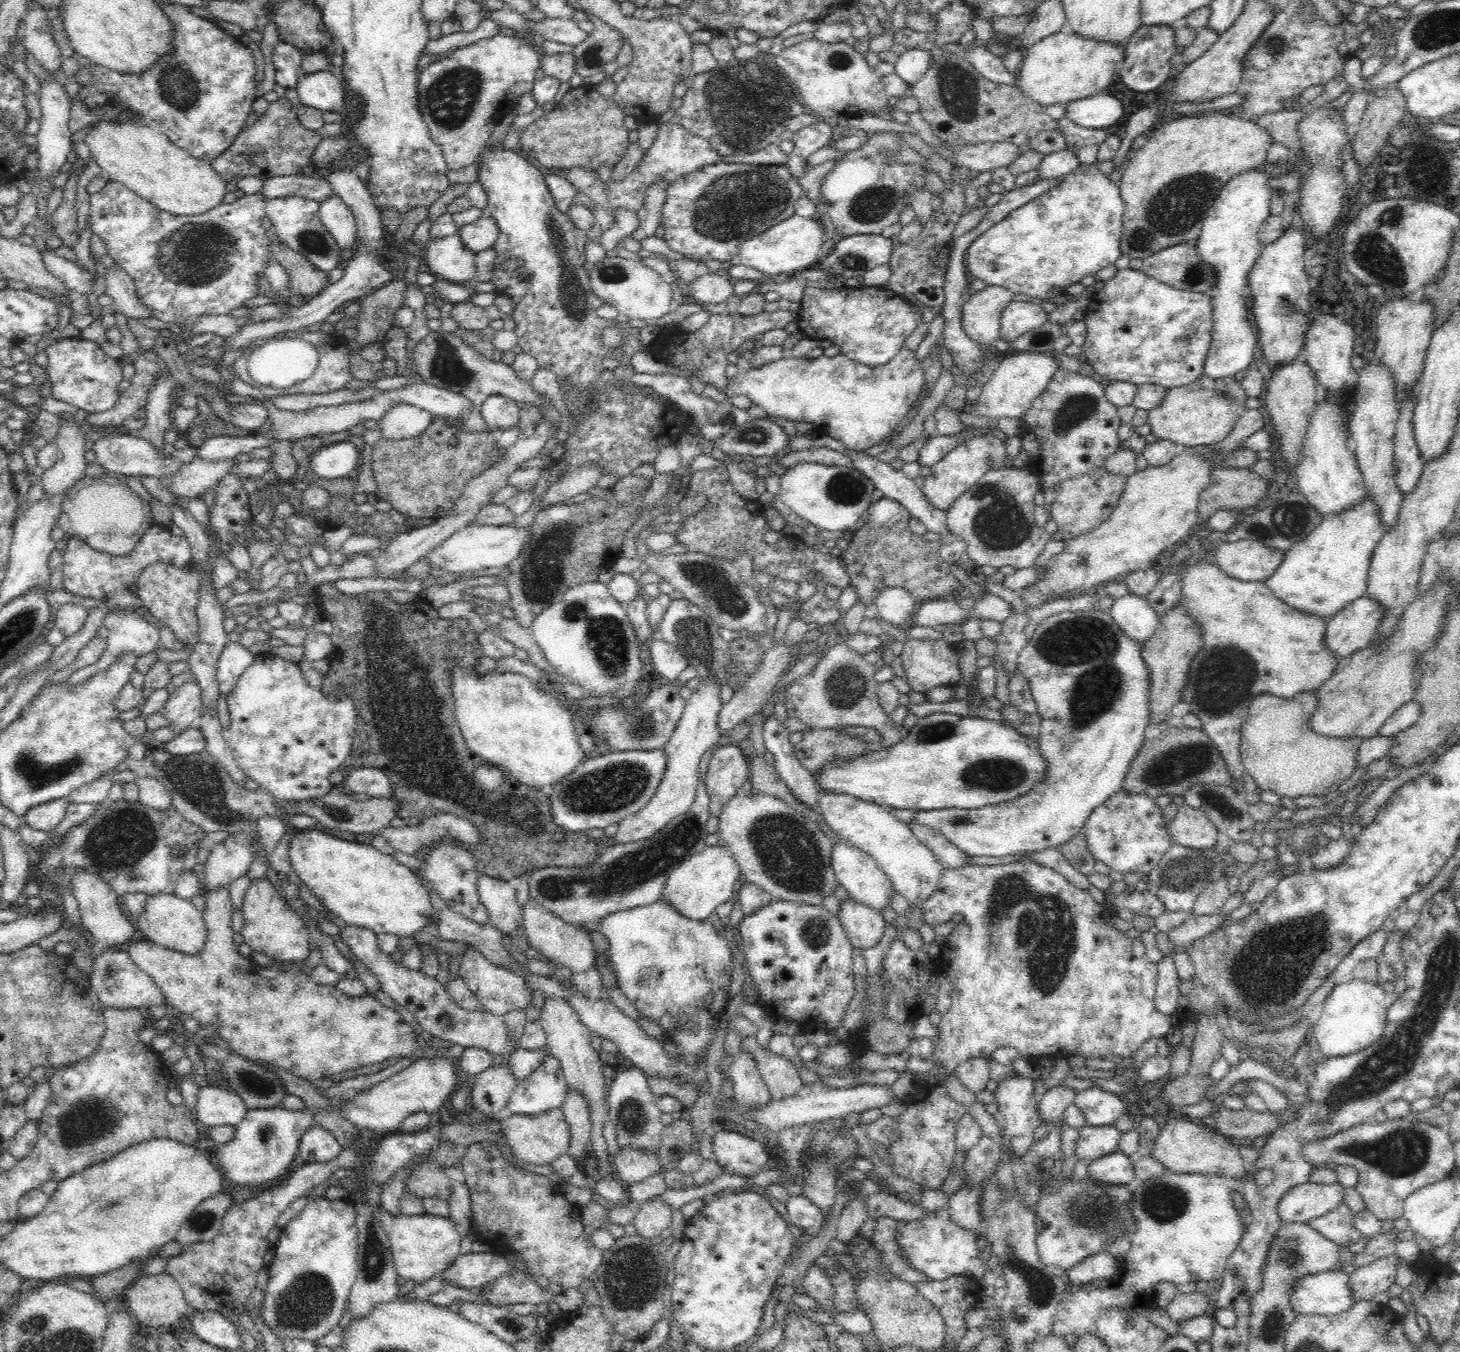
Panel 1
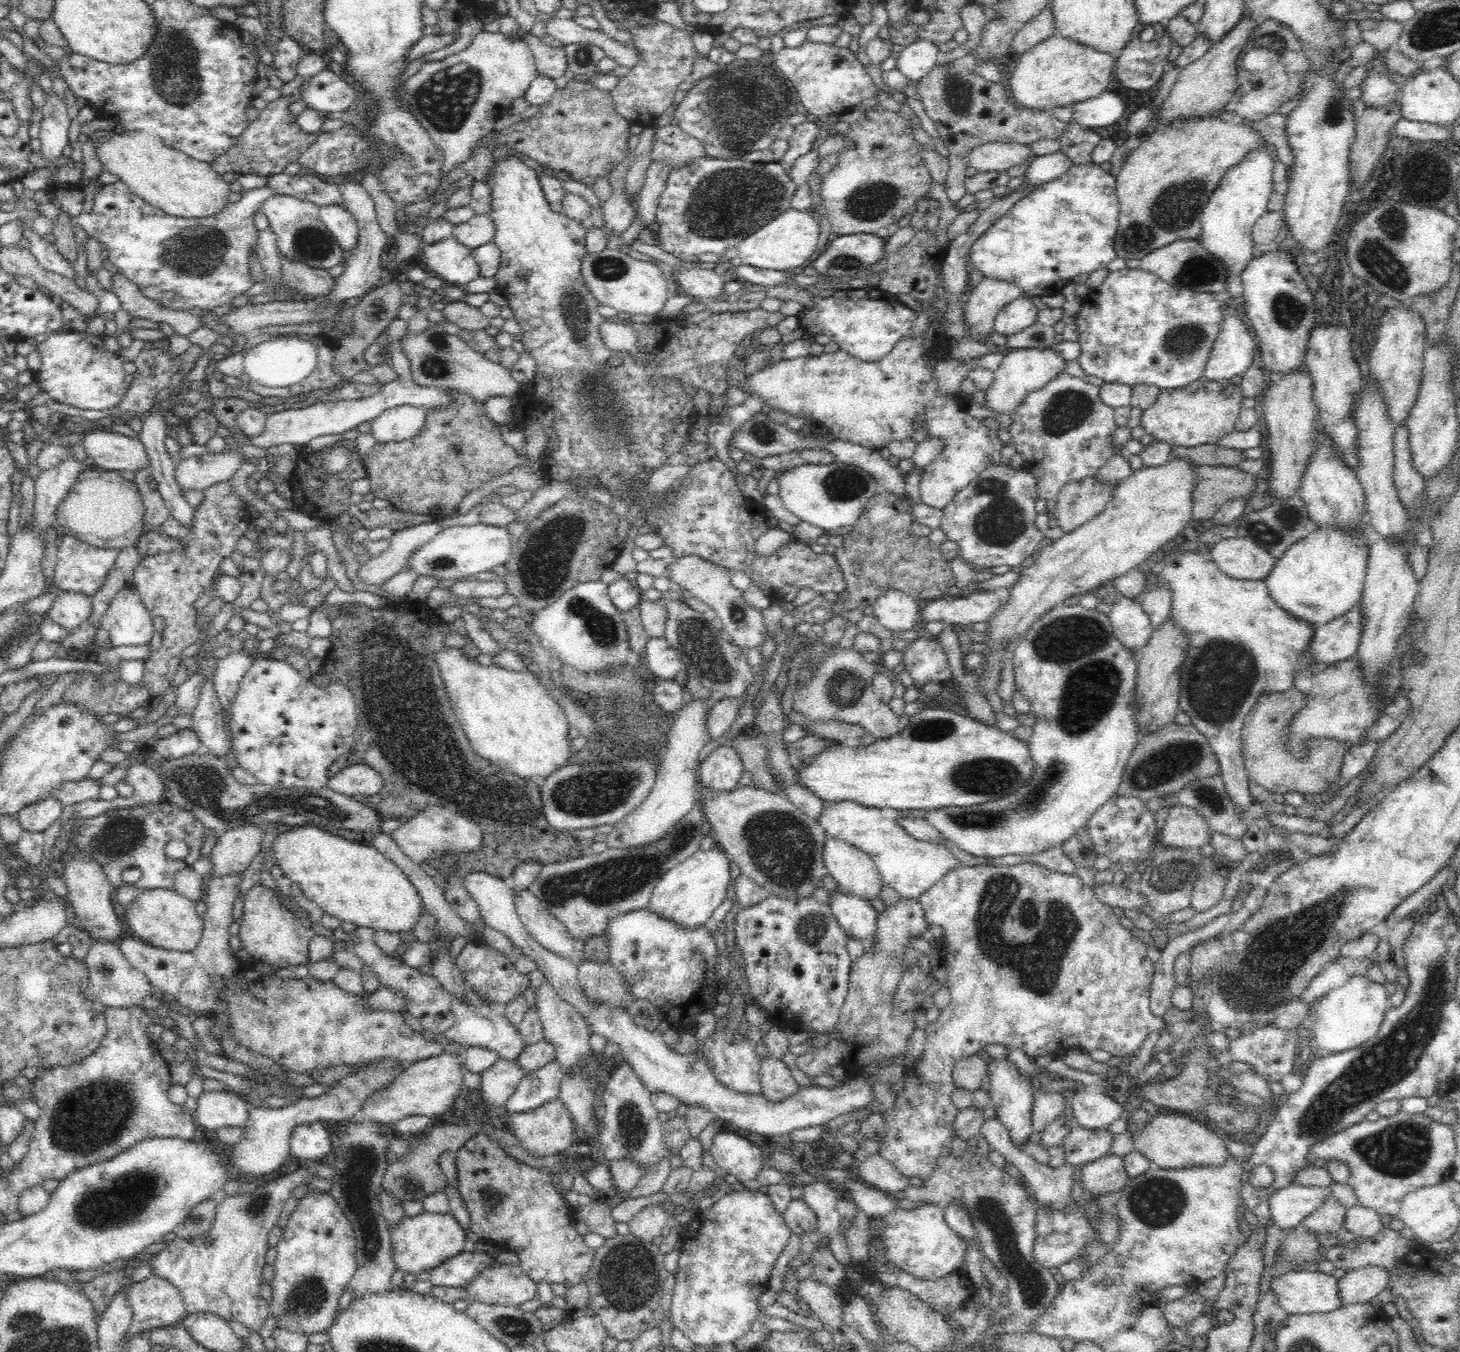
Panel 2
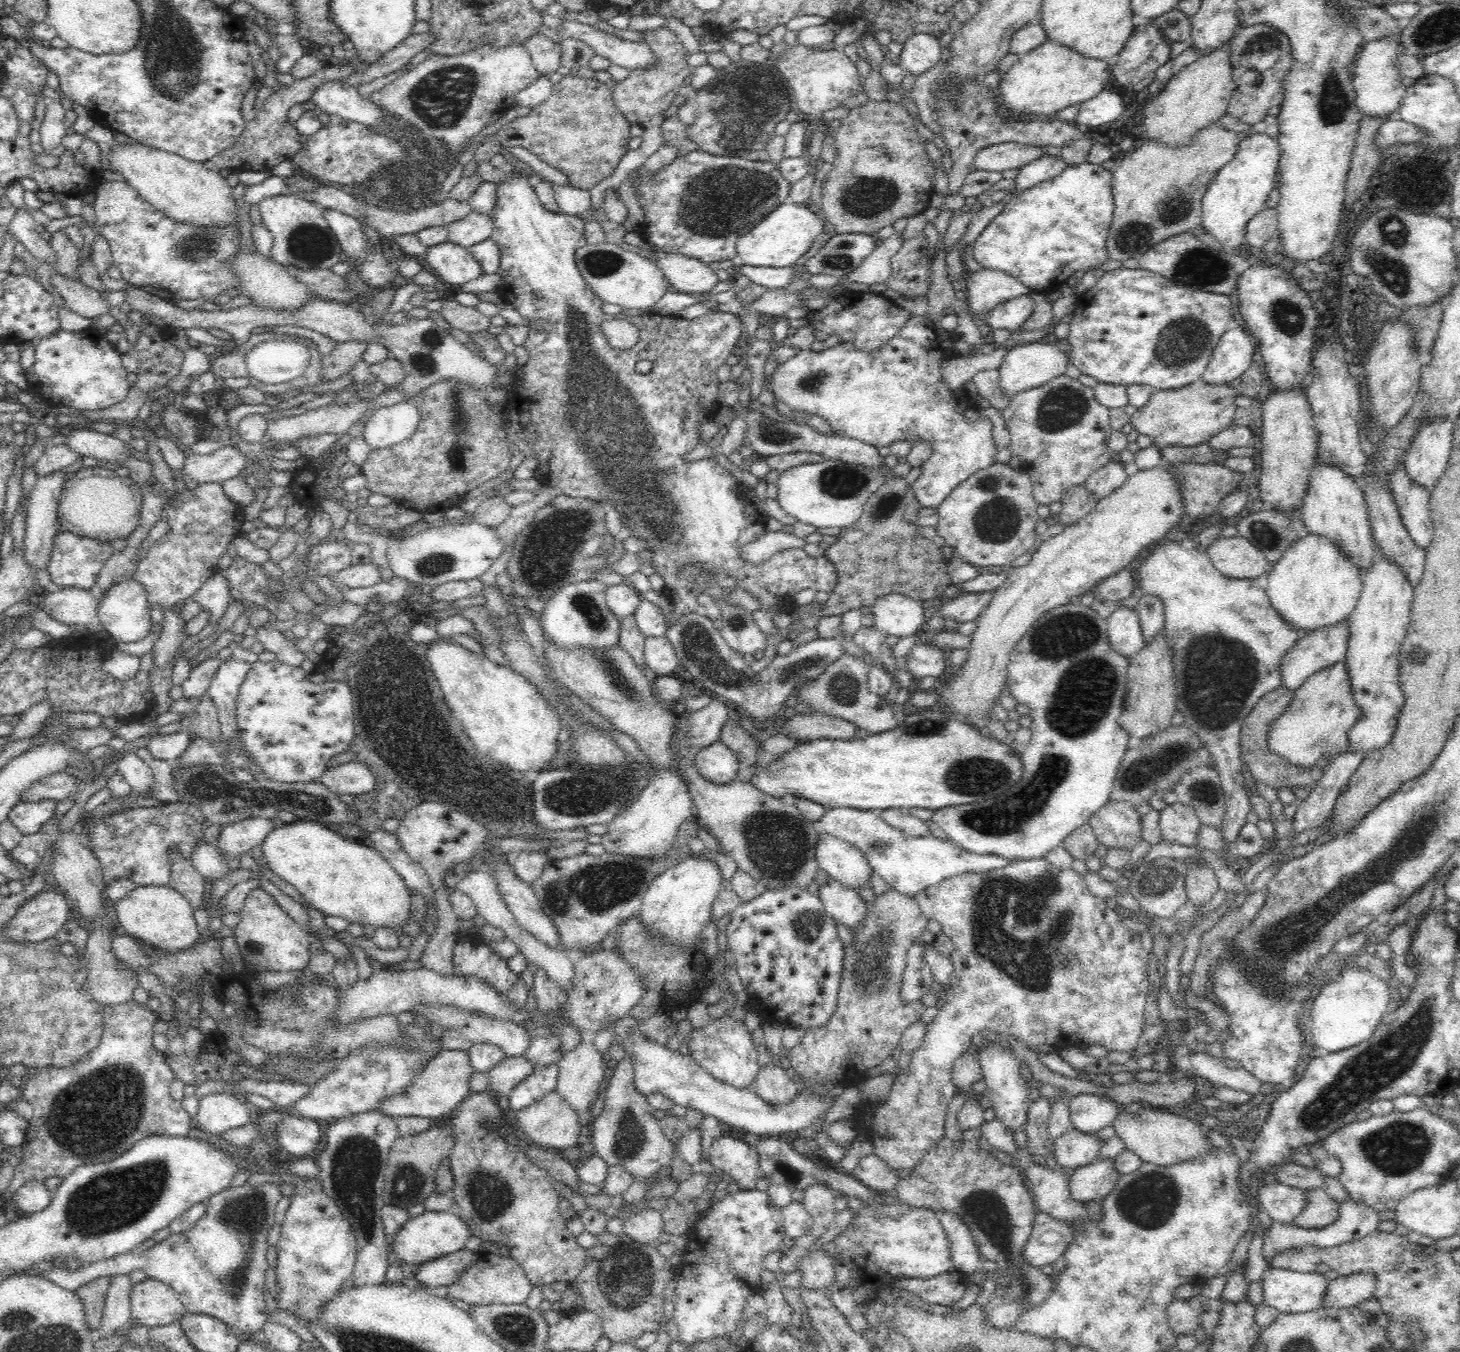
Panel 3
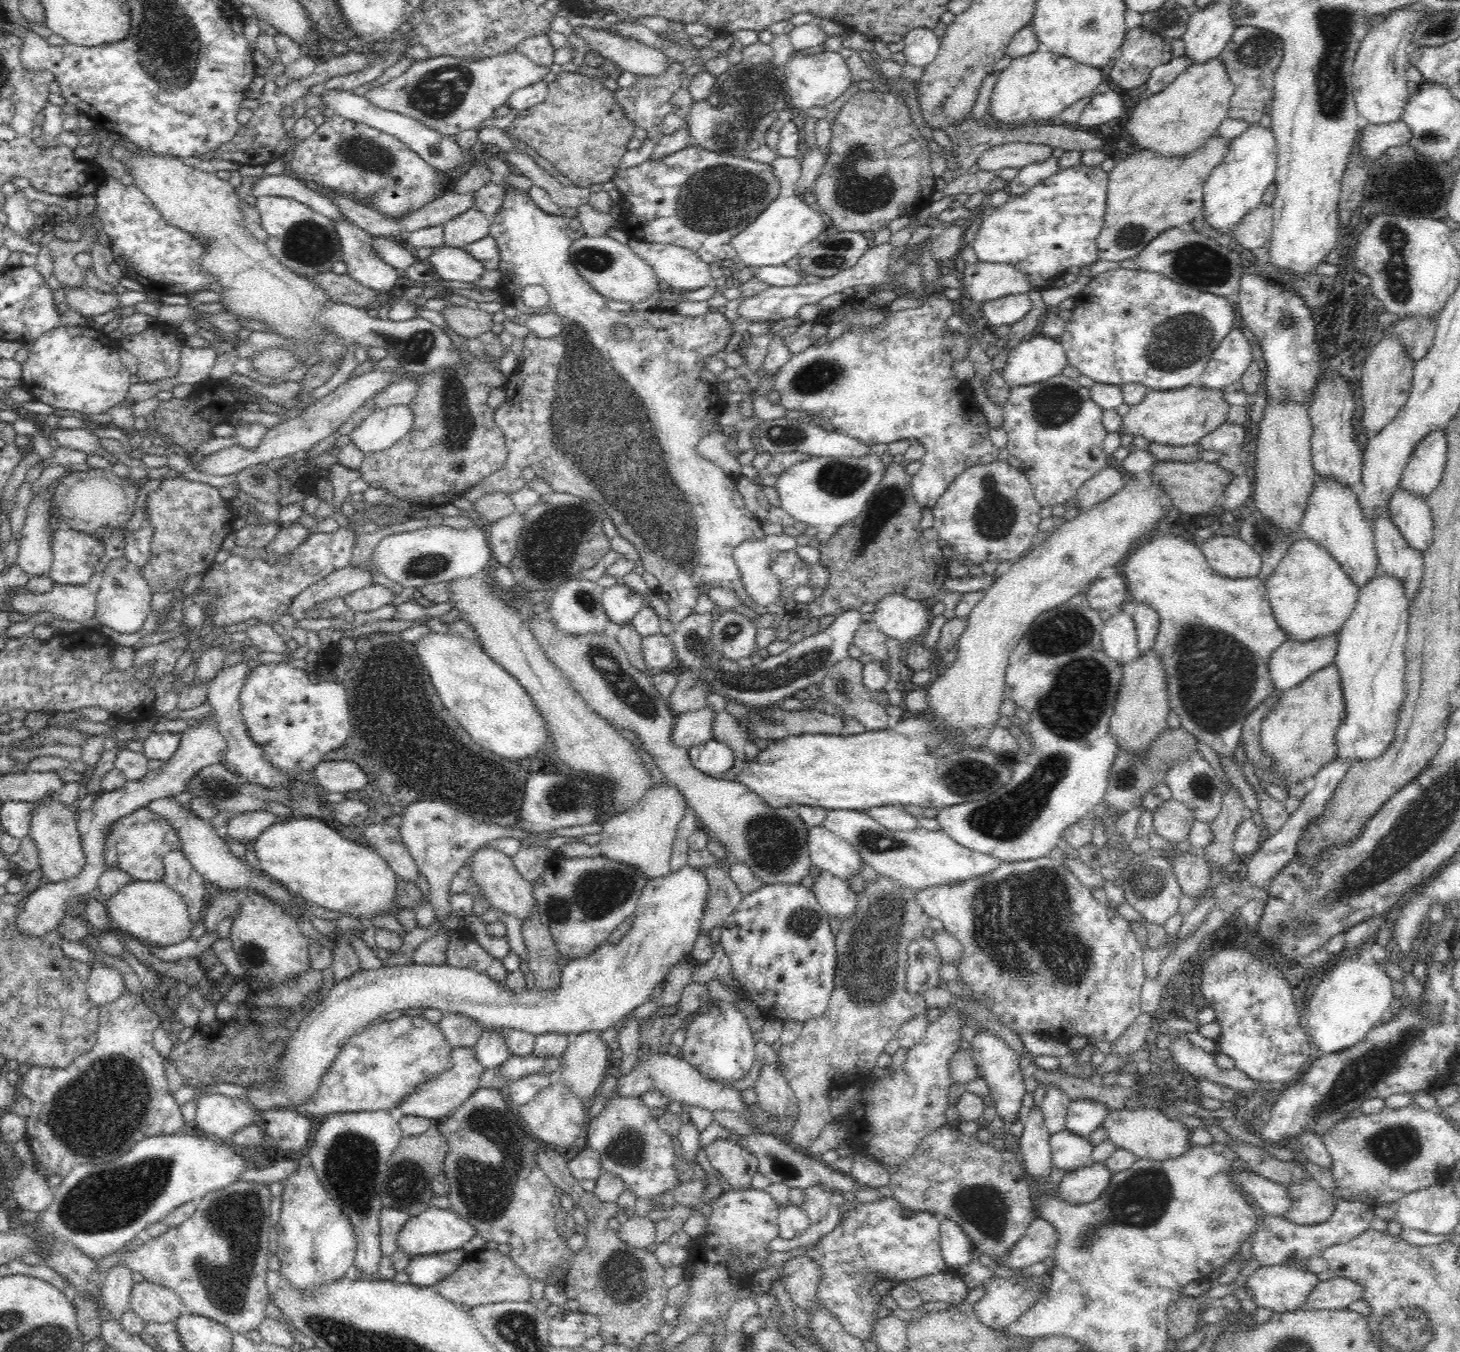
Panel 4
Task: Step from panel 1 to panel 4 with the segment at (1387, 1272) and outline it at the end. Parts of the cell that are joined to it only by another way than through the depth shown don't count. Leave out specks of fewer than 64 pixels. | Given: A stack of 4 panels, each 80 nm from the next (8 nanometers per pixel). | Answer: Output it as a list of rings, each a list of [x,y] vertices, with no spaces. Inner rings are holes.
[[[1334,1277],[1332,1280],[1320,1281],[1311,1292],[1306,1309],[1348,1309],[1356,1300],[1363,1298],[1365,1288],[1349,1278]]]

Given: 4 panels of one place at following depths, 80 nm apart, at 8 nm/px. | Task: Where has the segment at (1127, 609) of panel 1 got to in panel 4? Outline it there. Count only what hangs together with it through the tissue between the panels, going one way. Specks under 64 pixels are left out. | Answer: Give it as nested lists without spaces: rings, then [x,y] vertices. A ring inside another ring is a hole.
[[[1123,610],[1112,611],[1102,630],[1102,647],[1110,659],[1124,666],[1141,656],[1134,616]]]

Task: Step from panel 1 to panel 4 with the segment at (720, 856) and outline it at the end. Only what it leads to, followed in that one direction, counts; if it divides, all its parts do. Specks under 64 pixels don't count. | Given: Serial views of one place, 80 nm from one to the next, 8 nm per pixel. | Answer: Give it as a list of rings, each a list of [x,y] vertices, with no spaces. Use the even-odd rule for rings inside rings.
[[[687,864],[676,872],[670,871],[659,878],[648,880],[640,895],[635,912],[636,918],[634,918],[628,934],[616,944],[610,945],[604,942],[589,955],[580,956],[579,959],[570,959],[570,963],[561,972],[560,988],[553,995],[547,997],[544,997],[538,988],[526,989],[523,993],[516,995],[516,993],[508,991],[504,984],[496,983],[495,980],[484,974],[465,968],[398,965],[365,969],[354,973],[350,978],[342,979],[334,985],[330,993],[321,1000],[317,1007],[311,1010],[311,1013],[303,1020],[294,1036],[289,1040],[285,1055],[280,1060],[280,1068],[278,1068],[280,1078],[267,1081],[280,1086],[280,1092],[269,1096],[265,1092],[259,1092],[256,1085],[249,1085],[247,1087],[249,1087],[248,1090],[252,1096],[250,1096],[248,1104],[257,1111],[286,1109],[286,1106],[289,1105],[292,1105],[294,1110],[302,1108],[309,1099],[312,1099],[312,1096],[315,1096],[322,1076],[334,1063],[336,1056],[346,1042],[346,1038],[355,1034],[360,1026],[375,1022],[383,1014],[390,1014],[395,1010],[434,1008],[434,1010],[441,1010],[442,1013],[463,1014],[465,1017],[483,1022],[486,1026],[519,1028],[534,1036],[546,1033],[575,1036],[581,1032],[602,1032],[610,1026],[613,1027],[618,1020],[622,1020],[632,1010],[647,1002],[653,988],[664,981],[665,976],[670,972],[670,966],[674,966],[680,958],[690,954],[694,942],[701,932],[701,922],[709,892],[708,869],[699,870]]]

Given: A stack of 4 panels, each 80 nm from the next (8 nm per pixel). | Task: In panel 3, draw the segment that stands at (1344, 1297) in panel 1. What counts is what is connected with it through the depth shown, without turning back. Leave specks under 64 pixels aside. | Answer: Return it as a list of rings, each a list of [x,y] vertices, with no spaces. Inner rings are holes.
[[[1278,1268],[1268,1269],[1261,1277],[1264,1302],[1282,1314],[1312,1312],[1325,1306],[1329,1282],[1315,1270],[1294,1272]]]

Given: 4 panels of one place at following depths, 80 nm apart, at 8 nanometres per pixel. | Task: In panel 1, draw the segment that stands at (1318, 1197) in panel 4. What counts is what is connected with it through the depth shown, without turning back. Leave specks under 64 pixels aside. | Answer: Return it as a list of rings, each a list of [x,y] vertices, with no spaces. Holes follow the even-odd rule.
[[[1342,1204],[1340,1208],[1332,1210],[1330,1214],[1312,1220],[1307,1224],[1324,1238],[1343,1248],[1356,1244],[1364,1238],[1363,1234],[1360,1234],[1360,1231],[1354,1227],[1354,1220],[1356,1220],[1356,1216],[1352,1215],[1347,1204]]]

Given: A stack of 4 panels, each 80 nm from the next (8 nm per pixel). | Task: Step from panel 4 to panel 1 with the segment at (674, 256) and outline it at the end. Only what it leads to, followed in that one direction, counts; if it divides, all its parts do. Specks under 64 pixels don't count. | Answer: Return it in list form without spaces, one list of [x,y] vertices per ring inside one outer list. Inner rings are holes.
[[[711,271],[698,277],[685,291],[689,299],[704,307],[708,304],[726,304],[735,295],[730,278]]]

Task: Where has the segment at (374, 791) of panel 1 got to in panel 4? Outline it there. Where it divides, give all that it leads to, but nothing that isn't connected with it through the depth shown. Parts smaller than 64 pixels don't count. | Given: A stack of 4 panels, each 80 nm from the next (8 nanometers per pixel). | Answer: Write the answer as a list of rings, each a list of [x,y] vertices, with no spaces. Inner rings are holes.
[[[323,760],[315,768],[315,780],[327,793],[358,792],[368,786],[368,778],[364,770],[354,762]]]

